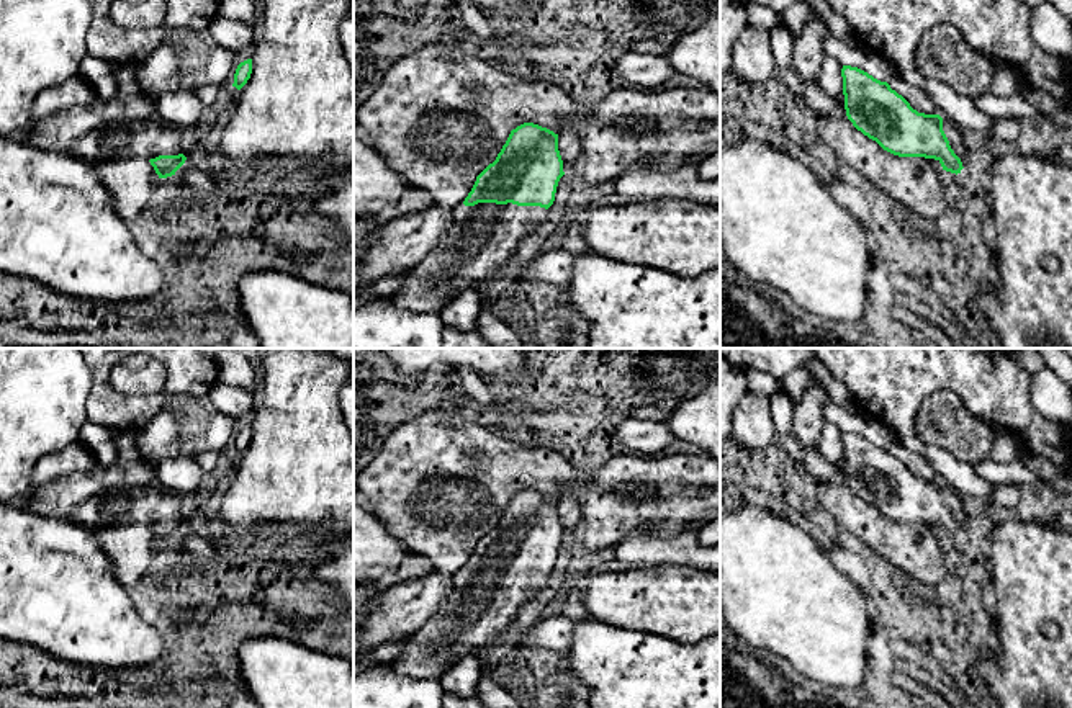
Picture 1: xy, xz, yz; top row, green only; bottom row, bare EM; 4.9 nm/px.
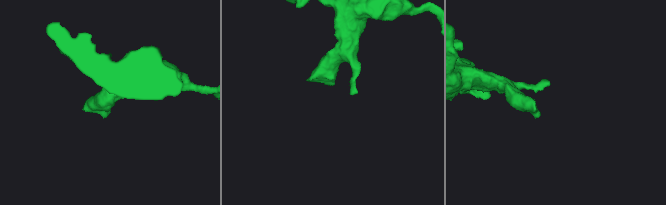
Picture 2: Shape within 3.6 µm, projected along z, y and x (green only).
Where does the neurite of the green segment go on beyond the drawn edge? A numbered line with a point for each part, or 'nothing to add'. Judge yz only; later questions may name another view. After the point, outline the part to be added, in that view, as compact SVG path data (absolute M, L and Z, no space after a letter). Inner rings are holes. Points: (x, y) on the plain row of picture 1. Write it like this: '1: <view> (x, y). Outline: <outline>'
1: yz (953, 499). Outline: M943 486L943 497L949 507L951 515L961 525L962 533L969 533L975 522L966 513L962 507L962 497L948 486Z

